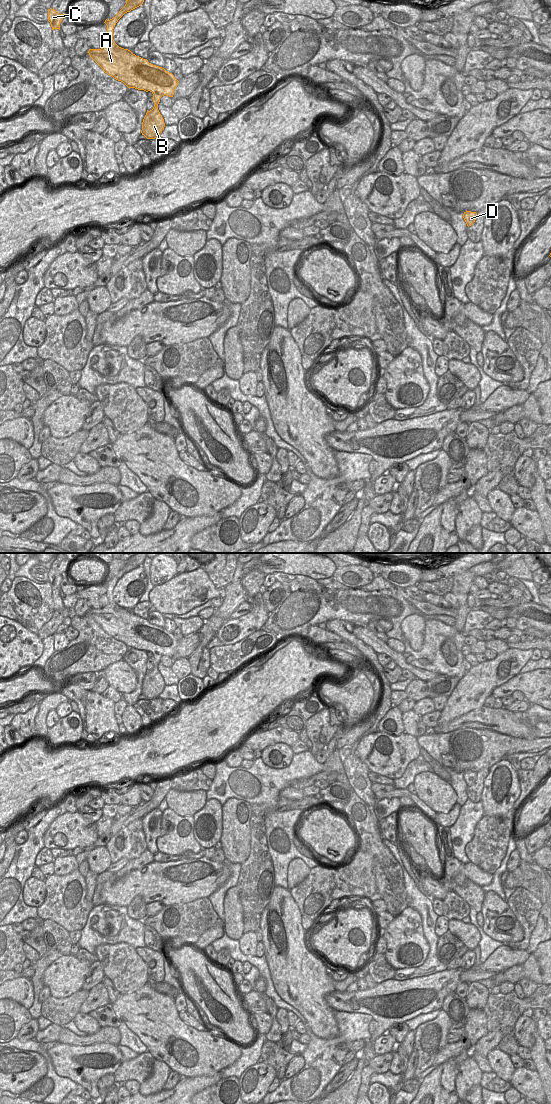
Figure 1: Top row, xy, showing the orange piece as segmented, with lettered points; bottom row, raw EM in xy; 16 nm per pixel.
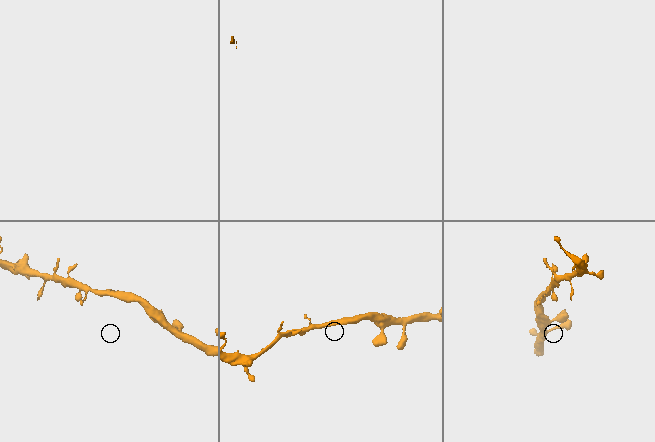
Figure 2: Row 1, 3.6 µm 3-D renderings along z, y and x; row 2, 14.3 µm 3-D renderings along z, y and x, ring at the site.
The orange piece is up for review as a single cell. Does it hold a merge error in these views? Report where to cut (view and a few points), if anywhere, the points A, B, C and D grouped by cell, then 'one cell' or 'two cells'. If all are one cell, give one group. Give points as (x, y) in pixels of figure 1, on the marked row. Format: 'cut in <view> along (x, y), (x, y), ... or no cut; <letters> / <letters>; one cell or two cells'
no cut; A B C D; one cell

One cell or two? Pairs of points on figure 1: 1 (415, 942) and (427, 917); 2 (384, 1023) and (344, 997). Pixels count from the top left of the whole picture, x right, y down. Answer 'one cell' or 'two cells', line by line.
1: two cells
2: one cell

